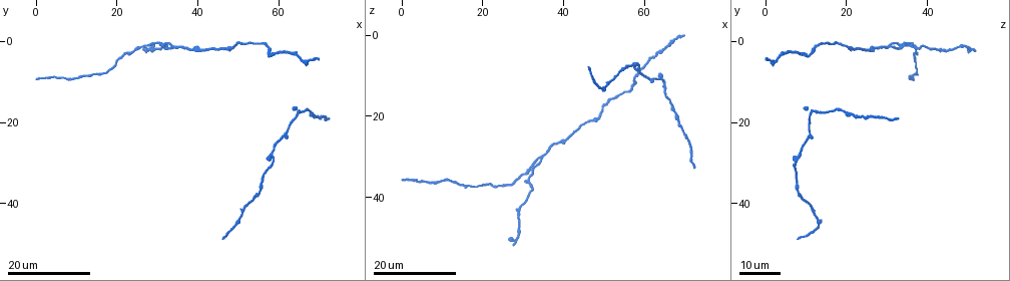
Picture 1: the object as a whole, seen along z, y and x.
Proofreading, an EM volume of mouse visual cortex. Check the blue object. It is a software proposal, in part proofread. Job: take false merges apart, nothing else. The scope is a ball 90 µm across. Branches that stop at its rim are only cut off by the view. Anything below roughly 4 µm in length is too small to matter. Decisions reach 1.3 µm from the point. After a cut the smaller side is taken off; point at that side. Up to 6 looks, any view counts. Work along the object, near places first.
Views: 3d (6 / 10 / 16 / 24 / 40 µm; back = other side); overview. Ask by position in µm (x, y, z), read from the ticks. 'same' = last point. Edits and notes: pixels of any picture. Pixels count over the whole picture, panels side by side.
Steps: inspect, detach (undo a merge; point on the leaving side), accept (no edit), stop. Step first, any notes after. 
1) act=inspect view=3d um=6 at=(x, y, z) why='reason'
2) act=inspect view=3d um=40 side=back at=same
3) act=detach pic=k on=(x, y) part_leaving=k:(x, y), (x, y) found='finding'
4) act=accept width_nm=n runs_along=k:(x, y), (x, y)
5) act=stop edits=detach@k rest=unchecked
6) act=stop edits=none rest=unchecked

act=inspect view=3d um=24 at=(62.0, 22.0, 11.0) why='side arm on a straight run'

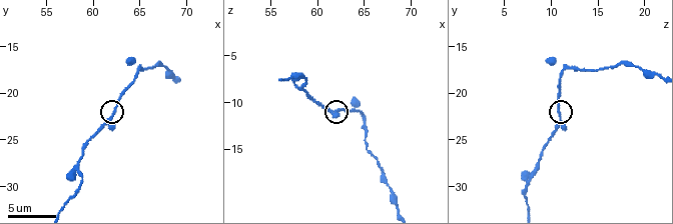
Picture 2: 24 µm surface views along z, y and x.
act=inspect view=3d um=6 at=(62.2, 22.6, 11.0)

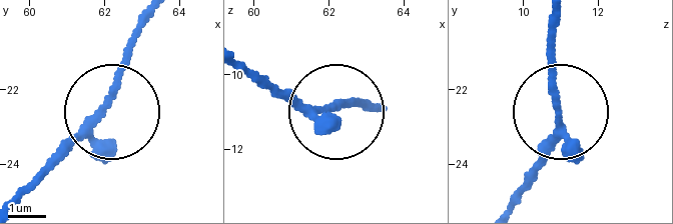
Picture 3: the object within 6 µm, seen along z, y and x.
act=accept arms=3 found='one neuron here'

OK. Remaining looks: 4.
act=inspect view=3d um=24 at=(58.0, 3.5, 10.5) why='thin neck'

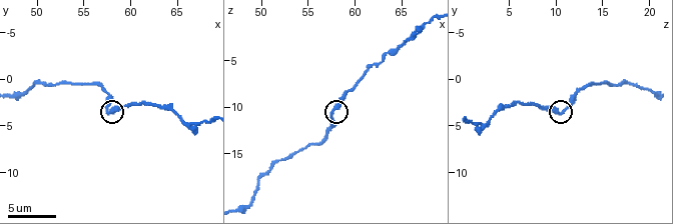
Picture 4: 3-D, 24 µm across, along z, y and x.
act=inspect view=3d um=10 at=(57.6, 3.4, 10.6) why='closer look'

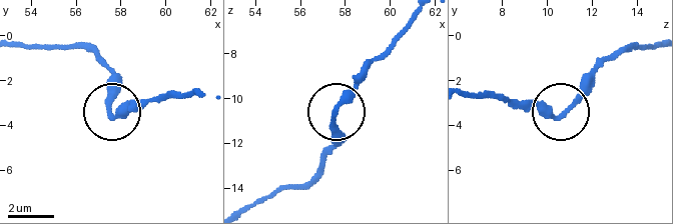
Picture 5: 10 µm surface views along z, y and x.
act=accept width_nm=240 runs_along=5:(109, 83), (109, 104), (116, 116), (153, 100) found='continuous, no second neuron'

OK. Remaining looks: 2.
act=inspect view=3d um=24 at=(34.5, 1.0, 30.5) why='side arm on a straight run'

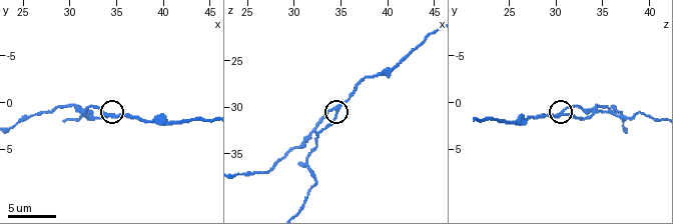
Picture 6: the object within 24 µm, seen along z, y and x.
act=inspect view=3d um=6 at=(34.6, 1.4, 30.4) why='closer look'

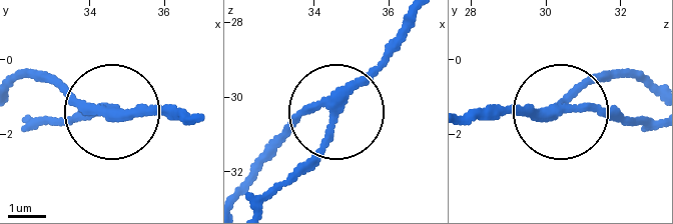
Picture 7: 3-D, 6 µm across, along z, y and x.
act=accept side_arm_um=27 runs_along=7:(472, 117), (606, 107), (650, 117) found='continuous, no second neuron'

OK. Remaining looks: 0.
act=stop edits=none rest=unchecked

